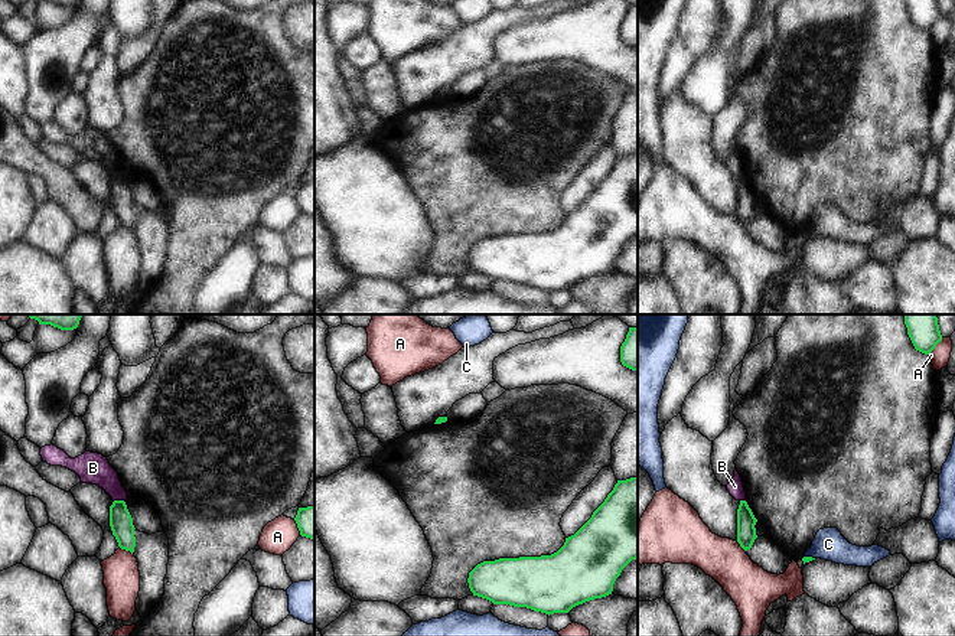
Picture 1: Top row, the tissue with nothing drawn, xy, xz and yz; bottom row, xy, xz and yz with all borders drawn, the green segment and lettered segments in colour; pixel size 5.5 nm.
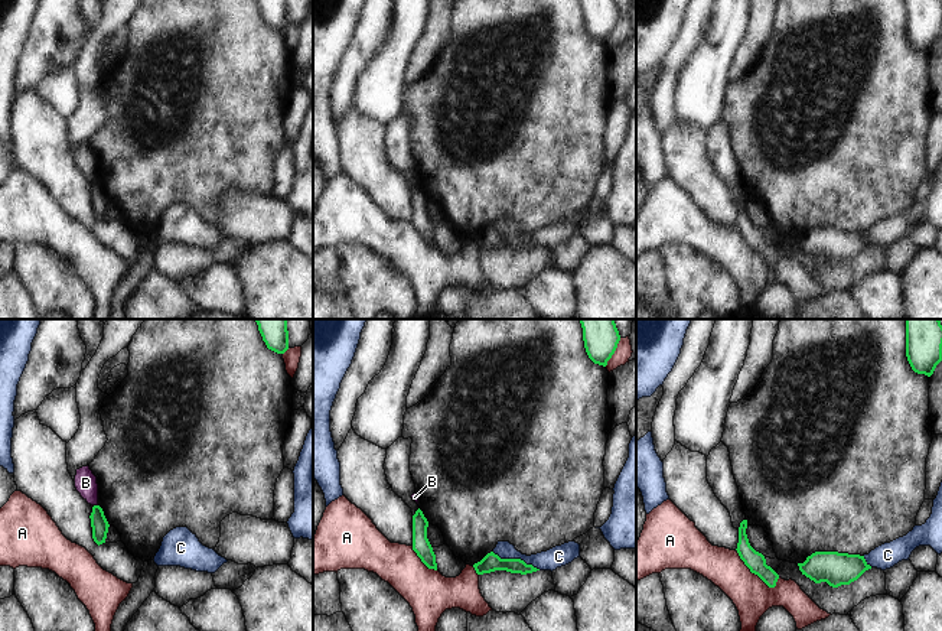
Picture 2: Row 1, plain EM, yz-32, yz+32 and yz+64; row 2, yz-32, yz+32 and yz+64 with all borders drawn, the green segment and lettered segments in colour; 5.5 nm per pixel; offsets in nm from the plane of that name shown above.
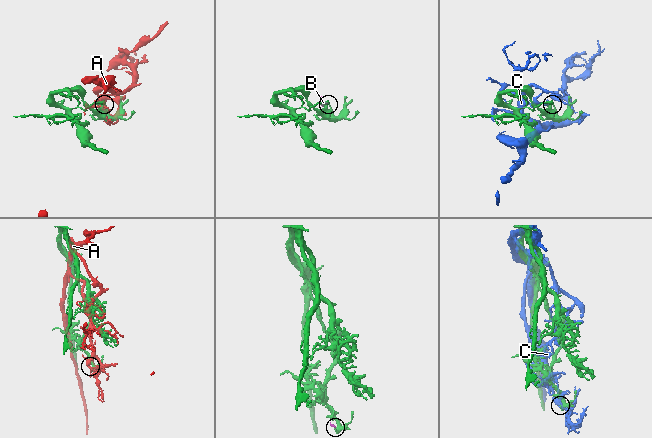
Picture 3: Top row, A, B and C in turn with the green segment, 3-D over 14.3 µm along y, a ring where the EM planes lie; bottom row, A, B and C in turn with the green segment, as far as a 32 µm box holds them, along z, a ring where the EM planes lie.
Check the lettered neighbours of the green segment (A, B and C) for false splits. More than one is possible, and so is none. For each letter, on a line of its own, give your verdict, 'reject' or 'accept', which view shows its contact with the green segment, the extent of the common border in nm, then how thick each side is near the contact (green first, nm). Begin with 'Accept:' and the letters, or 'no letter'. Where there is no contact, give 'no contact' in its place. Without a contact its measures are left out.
Accept: no letter
A: reject | yz | 130 nm | 180/110 nm
B: reject | xy | 60 nm | 130/170 nm
C: reject | yz | 70 nm | 30/170 nm

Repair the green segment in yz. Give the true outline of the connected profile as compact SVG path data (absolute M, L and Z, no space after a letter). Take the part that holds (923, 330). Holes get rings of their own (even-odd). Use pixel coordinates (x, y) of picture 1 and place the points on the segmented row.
M905 314L905 324L915 349L925 355L942 340L936 314Z

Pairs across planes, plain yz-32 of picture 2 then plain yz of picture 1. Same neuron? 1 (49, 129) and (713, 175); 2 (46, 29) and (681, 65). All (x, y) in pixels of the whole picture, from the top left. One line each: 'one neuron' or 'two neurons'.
1: one neuron
2: one neuron

